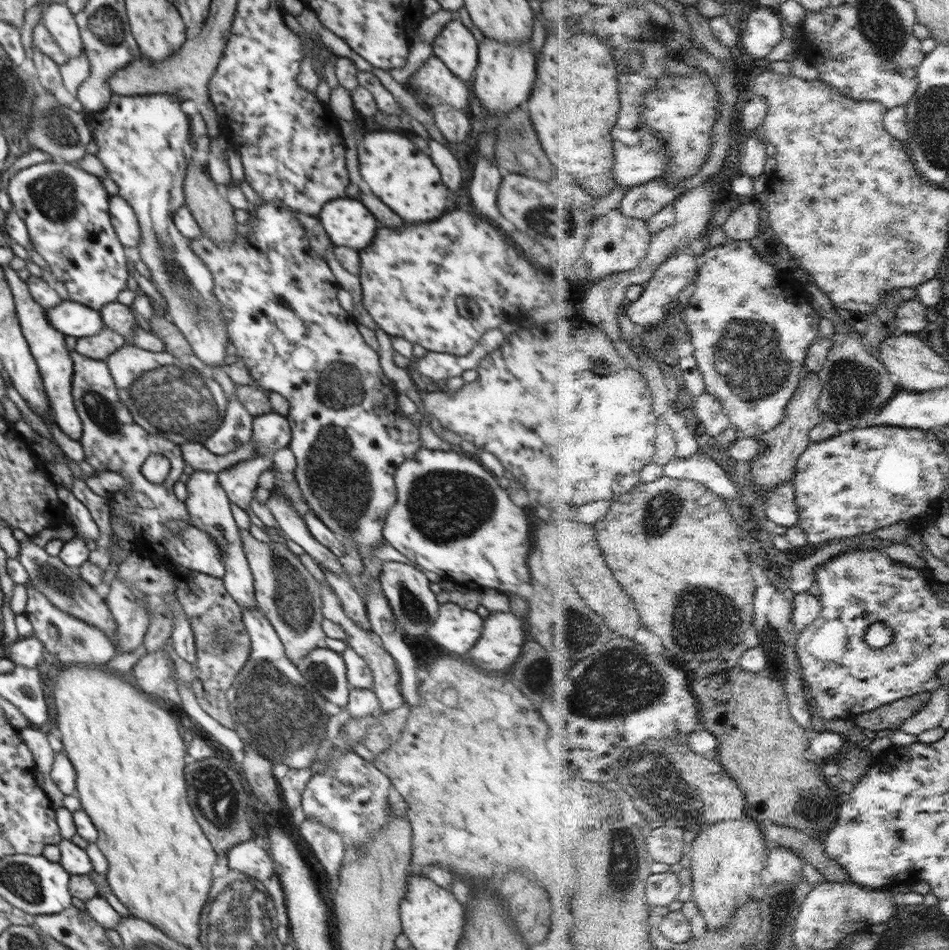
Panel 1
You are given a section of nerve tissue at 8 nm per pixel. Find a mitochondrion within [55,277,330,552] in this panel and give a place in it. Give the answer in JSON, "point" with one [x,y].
{"point":[168,398]}

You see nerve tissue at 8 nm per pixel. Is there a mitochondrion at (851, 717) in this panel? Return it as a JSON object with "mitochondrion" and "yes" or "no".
{"mitochondrion":"no"}

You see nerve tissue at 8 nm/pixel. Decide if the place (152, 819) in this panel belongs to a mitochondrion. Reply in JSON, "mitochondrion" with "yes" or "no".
{"mitochondrion":"no"}

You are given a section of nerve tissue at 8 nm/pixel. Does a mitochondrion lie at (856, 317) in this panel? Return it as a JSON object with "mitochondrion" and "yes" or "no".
{"mitochondrion":"no"}

